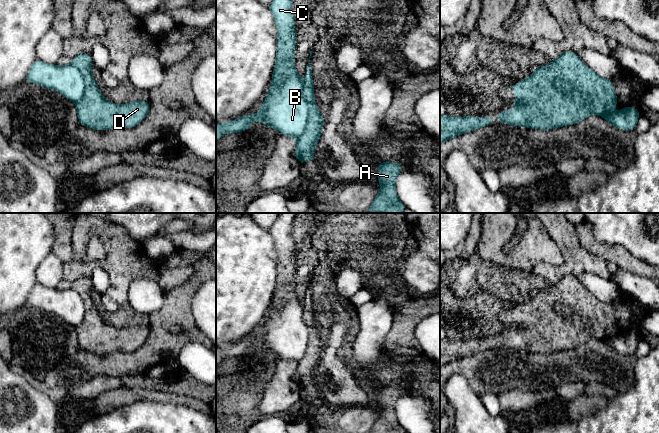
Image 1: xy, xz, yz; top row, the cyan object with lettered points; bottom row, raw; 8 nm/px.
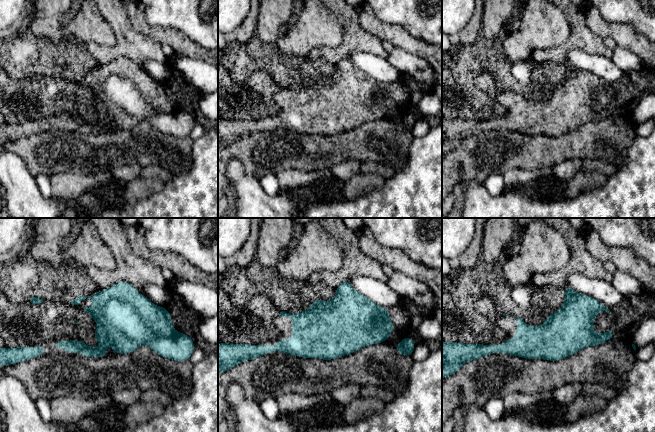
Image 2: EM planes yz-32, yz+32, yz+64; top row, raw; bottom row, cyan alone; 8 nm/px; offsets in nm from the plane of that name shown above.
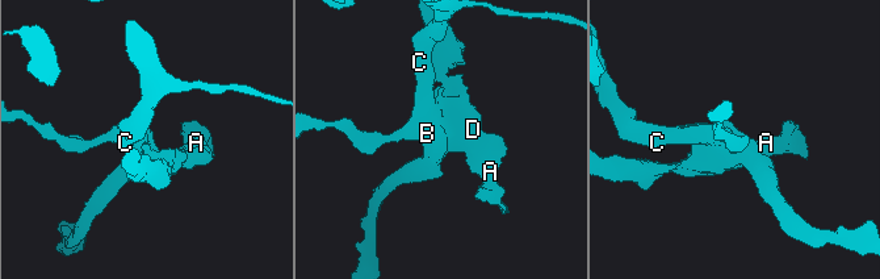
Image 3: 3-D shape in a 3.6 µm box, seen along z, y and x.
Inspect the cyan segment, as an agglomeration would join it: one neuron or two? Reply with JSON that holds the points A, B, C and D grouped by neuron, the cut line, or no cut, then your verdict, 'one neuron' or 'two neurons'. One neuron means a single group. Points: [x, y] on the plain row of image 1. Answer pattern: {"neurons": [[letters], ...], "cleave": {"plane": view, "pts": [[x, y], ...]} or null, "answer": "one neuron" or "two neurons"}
{"neurons": [["A", "D"], ["B", "C"]], "cleave": {"plane": "yz", "pts": [[554, 302], [561, 299], [570, 305], [580, 314], [588, 327]]}, "answer": "two neurons"}

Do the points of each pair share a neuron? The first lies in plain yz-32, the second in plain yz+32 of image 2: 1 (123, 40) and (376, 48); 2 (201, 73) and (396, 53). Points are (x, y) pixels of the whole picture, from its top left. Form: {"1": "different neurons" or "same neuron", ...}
{"1": "same neuron", "2": "same neuron"}

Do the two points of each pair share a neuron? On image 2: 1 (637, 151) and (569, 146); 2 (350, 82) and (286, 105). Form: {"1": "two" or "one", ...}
{"1": "two", "2": "one"}

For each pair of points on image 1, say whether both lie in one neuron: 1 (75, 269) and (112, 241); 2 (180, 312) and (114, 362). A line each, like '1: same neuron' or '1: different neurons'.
1: same neuron
2: same neuron

